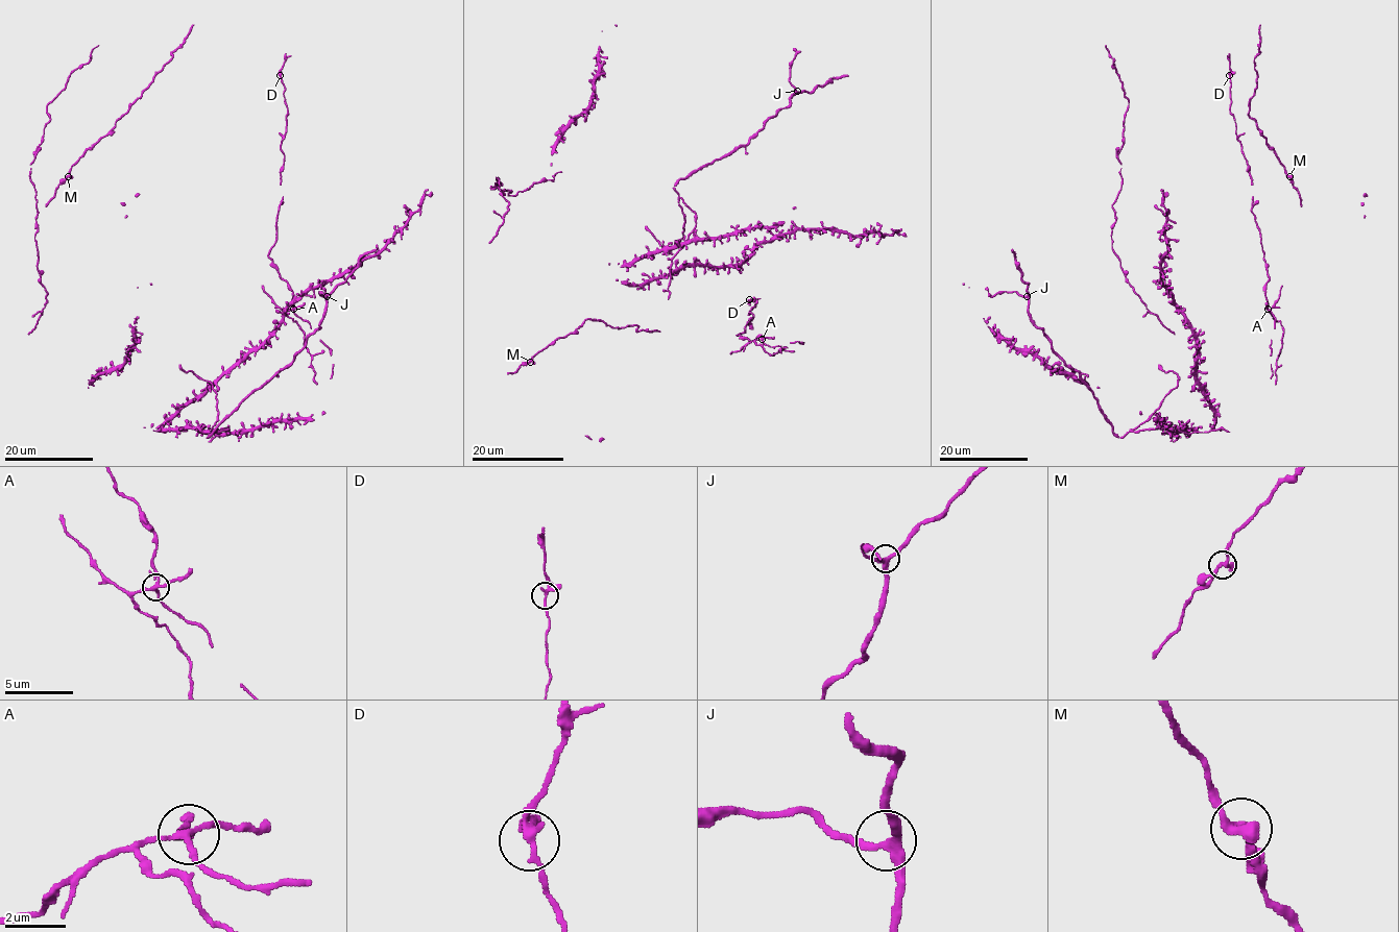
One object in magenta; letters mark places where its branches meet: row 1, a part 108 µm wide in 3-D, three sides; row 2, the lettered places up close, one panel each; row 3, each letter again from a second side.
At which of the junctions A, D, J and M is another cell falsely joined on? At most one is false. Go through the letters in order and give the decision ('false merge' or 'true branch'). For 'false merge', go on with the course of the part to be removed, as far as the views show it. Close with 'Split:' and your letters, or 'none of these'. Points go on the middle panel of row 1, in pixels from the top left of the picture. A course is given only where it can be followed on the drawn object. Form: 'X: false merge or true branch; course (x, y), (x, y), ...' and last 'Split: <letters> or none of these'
A: false merge; course (763, 339), (754, 342), (771, 356), (787, 346)
D: true branch
J: true branch
M: true branch
Split: A

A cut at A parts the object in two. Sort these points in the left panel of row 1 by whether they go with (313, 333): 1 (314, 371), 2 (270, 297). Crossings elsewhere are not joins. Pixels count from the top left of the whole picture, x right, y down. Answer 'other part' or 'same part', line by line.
1: other part
2: other part

